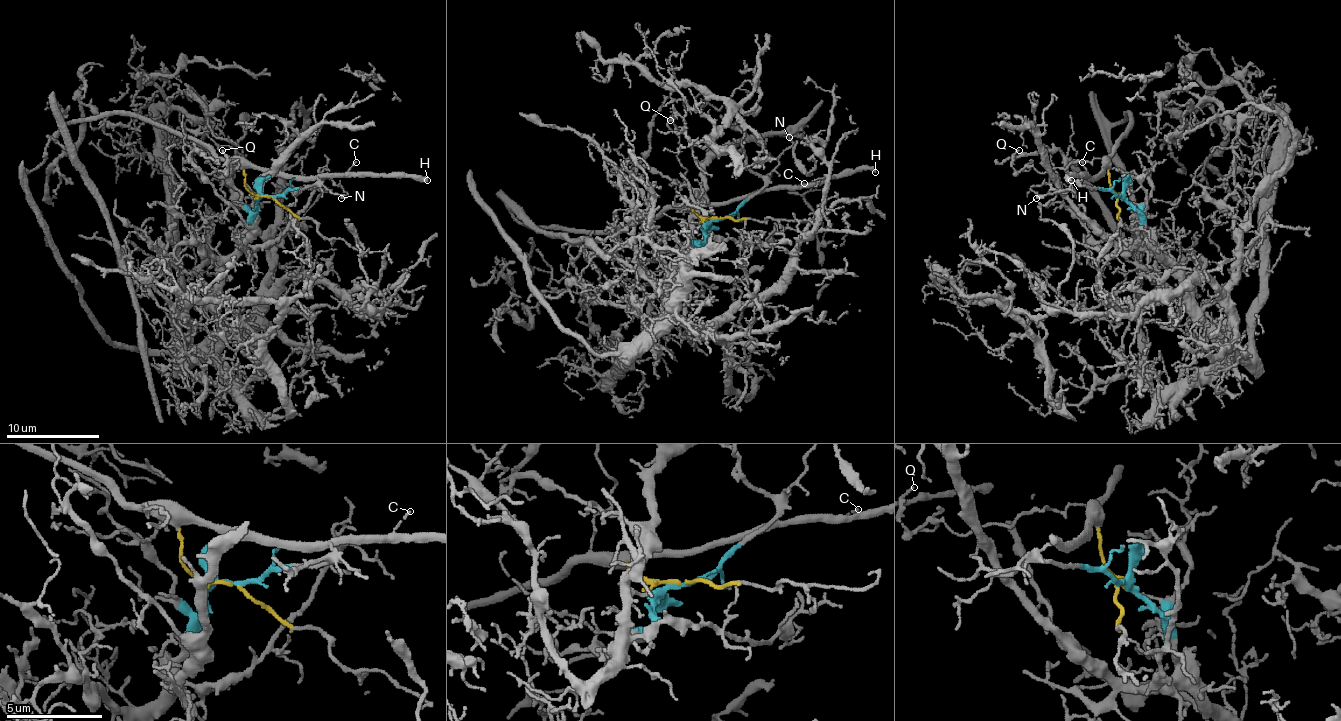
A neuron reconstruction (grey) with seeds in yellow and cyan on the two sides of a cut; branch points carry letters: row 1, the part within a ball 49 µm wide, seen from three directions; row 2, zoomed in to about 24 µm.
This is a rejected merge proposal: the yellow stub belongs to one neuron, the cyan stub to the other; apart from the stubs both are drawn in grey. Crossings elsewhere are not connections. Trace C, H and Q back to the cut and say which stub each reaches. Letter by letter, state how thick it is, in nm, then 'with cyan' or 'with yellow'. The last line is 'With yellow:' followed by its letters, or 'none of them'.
C: calibre 90 nm; with yellow
H: calibre 400 nm; with yellow
Q: calibre 120 nm; with yellow
With yellow: C, H, Q

